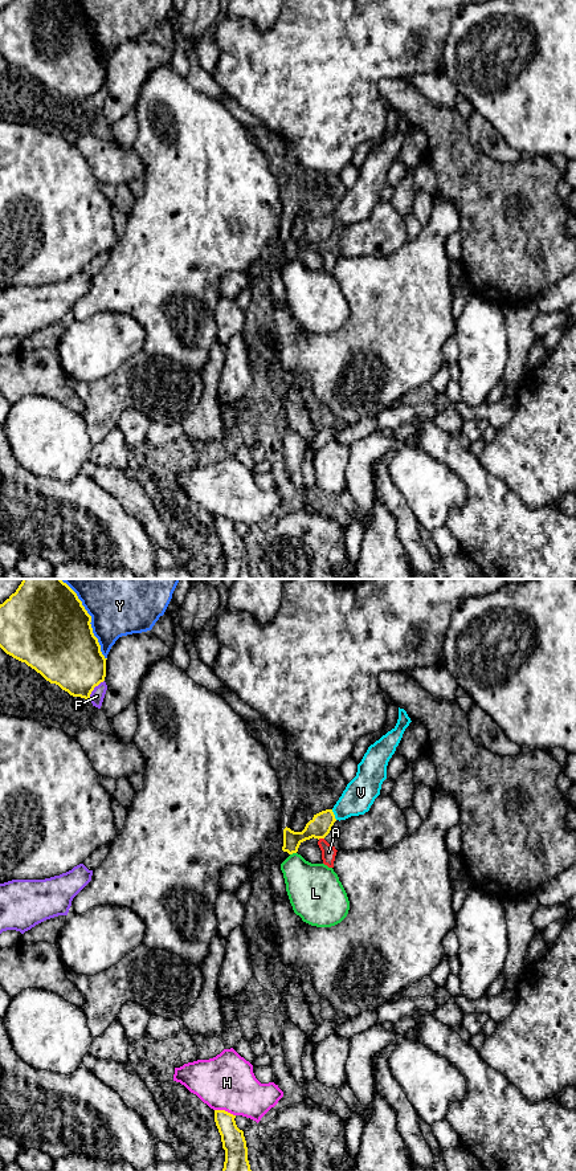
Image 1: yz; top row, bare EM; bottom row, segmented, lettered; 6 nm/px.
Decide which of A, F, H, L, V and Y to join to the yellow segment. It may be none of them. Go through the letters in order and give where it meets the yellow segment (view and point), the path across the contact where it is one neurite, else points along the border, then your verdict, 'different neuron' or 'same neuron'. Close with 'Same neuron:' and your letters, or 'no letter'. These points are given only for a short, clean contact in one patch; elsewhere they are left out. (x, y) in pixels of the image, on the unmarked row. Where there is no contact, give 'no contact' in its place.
A: contact yz (321, 244); different neuron
F: contact yz (93, 96); different neuron
H: contact yz (225, 518); different neuron
L: contact yz (293, 258); different neuron
V: contact yz (334, 221); way yz (319, 233), (334, 221), (360, 199); same neuron
Y: contact yz (90, 33); different neuron
Same neuron: V

